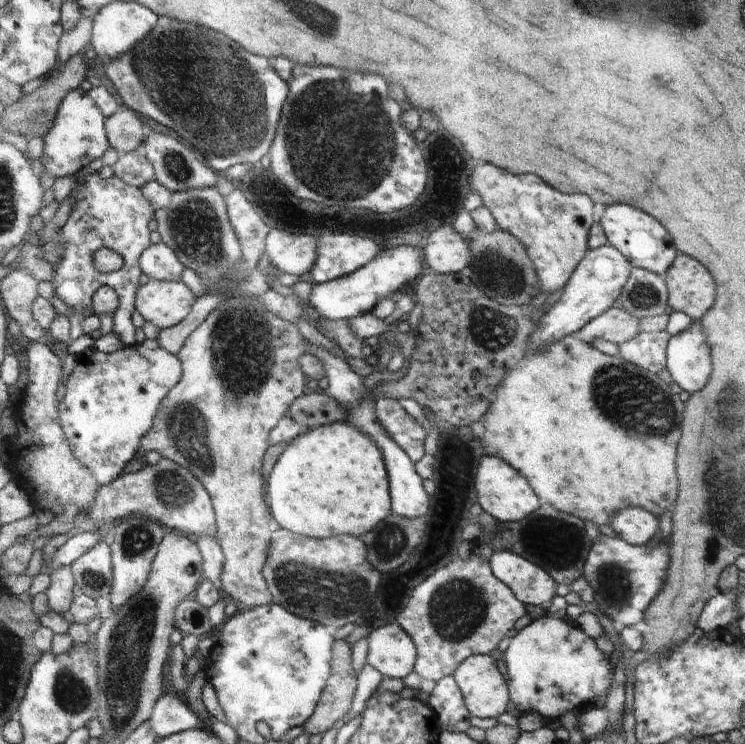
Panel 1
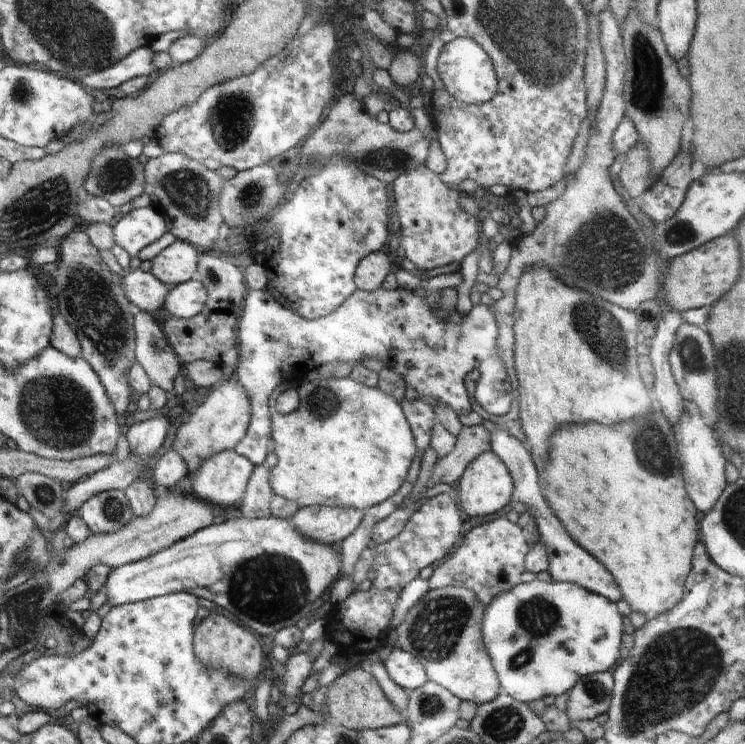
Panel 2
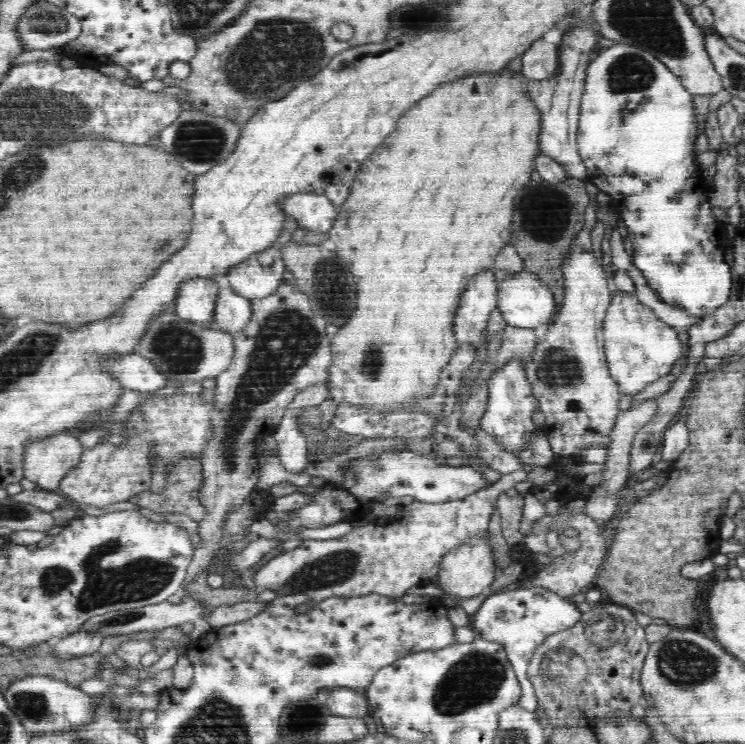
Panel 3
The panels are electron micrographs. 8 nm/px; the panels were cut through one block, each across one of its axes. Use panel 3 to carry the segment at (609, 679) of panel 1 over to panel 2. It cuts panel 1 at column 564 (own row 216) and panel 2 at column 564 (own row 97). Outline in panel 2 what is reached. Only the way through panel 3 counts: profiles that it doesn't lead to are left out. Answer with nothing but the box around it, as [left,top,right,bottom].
[483,579,624,703]

